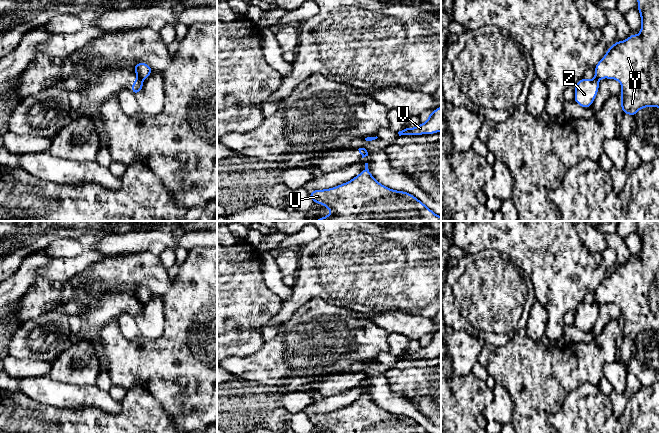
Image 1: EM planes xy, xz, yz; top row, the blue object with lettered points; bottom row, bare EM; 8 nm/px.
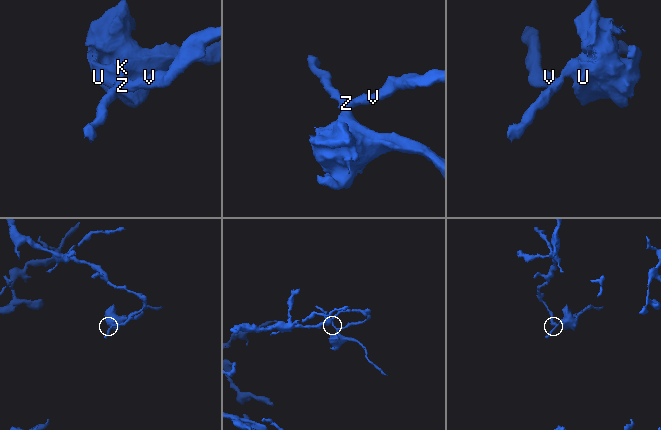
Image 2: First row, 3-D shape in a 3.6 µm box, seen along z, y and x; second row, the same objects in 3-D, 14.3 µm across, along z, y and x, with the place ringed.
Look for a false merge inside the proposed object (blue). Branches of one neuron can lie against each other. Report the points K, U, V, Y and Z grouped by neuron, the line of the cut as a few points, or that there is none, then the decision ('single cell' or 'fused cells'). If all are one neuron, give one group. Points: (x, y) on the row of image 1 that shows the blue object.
K U Y / V Z; cut in xy along (138, 76), (143, 78); fused cells

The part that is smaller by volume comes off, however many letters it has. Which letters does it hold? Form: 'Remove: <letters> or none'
Remove: K, U, Y

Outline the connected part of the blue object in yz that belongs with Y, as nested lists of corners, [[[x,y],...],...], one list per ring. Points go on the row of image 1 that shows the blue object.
[[[659,0],[637,2],[641,16],[639,35],[631,33],[625,41],[615,42],[594,68],[596,77],[621,83],[621,112],[633,117],[642,108],[659,108]]]

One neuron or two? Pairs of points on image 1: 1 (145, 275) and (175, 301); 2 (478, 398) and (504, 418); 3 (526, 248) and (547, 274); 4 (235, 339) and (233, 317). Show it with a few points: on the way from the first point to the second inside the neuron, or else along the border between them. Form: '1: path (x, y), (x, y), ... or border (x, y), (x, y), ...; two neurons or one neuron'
1: border (176, 277), (172, 285), (162, 295); two neurons
2: border (492, 389), (493, 400), (481, 413); two neurons
3: path (532, 254), (546, 268); one neuron
4: border (256, 329), (227, 332); two neurons

